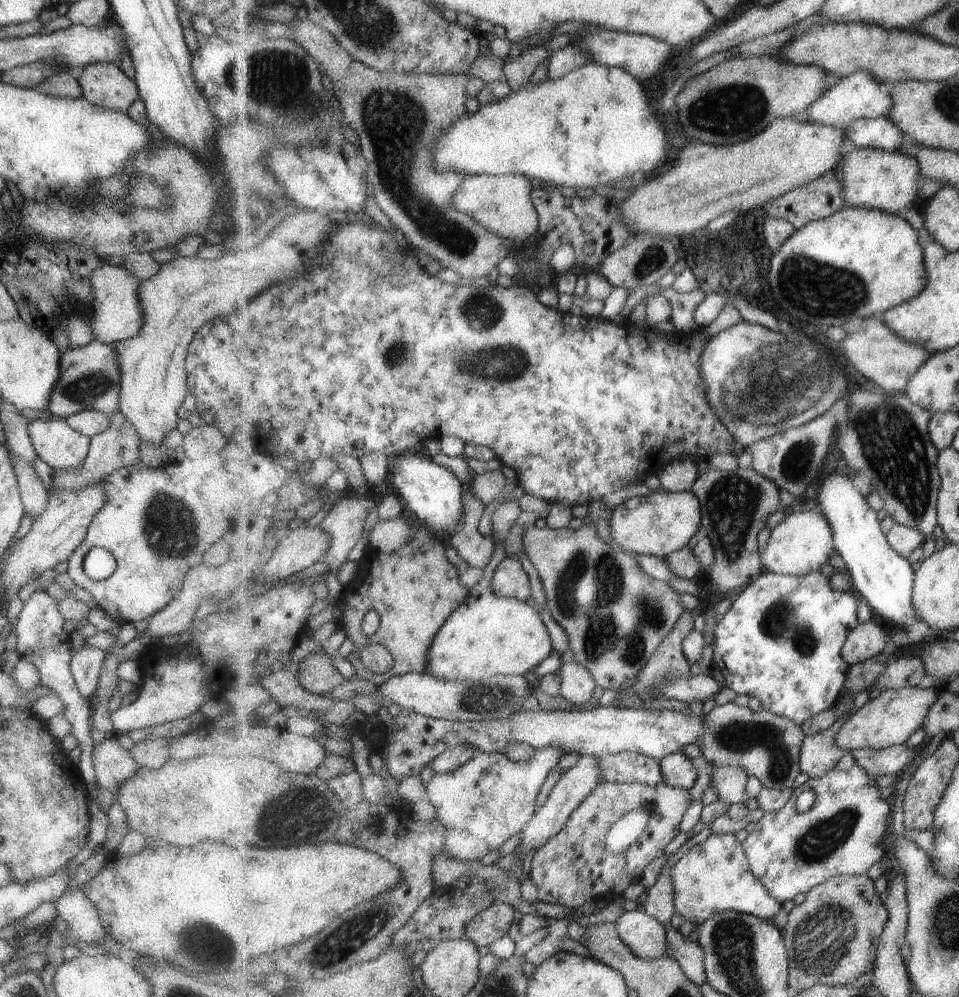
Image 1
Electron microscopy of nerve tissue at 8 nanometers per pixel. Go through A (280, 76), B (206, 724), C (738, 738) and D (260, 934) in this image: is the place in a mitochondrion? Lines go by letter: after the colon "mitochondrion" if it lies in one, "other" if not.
A: mitochondrion
B: other
C: mitochondrion
D: other

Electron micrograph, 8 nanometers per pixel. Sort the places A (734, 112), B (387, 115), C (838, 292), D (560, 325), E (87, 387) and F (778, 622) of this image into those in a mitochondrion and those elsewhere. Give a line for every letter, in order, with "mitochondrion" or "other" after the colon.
A: mitochondrion
B: mitochondrion
C: mitochondrion
D: other
E: mitochondrion
F: mitochondrion

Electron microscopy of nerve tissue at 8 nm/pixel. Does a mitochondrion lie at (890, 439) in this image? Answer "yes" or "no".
yes

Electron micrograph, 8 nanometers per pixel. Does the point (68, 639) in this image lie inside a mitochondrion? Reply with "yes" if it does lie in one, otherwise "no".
no

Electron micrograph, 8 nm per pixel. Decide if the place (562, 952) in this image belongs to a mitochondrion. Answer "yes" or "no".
no

